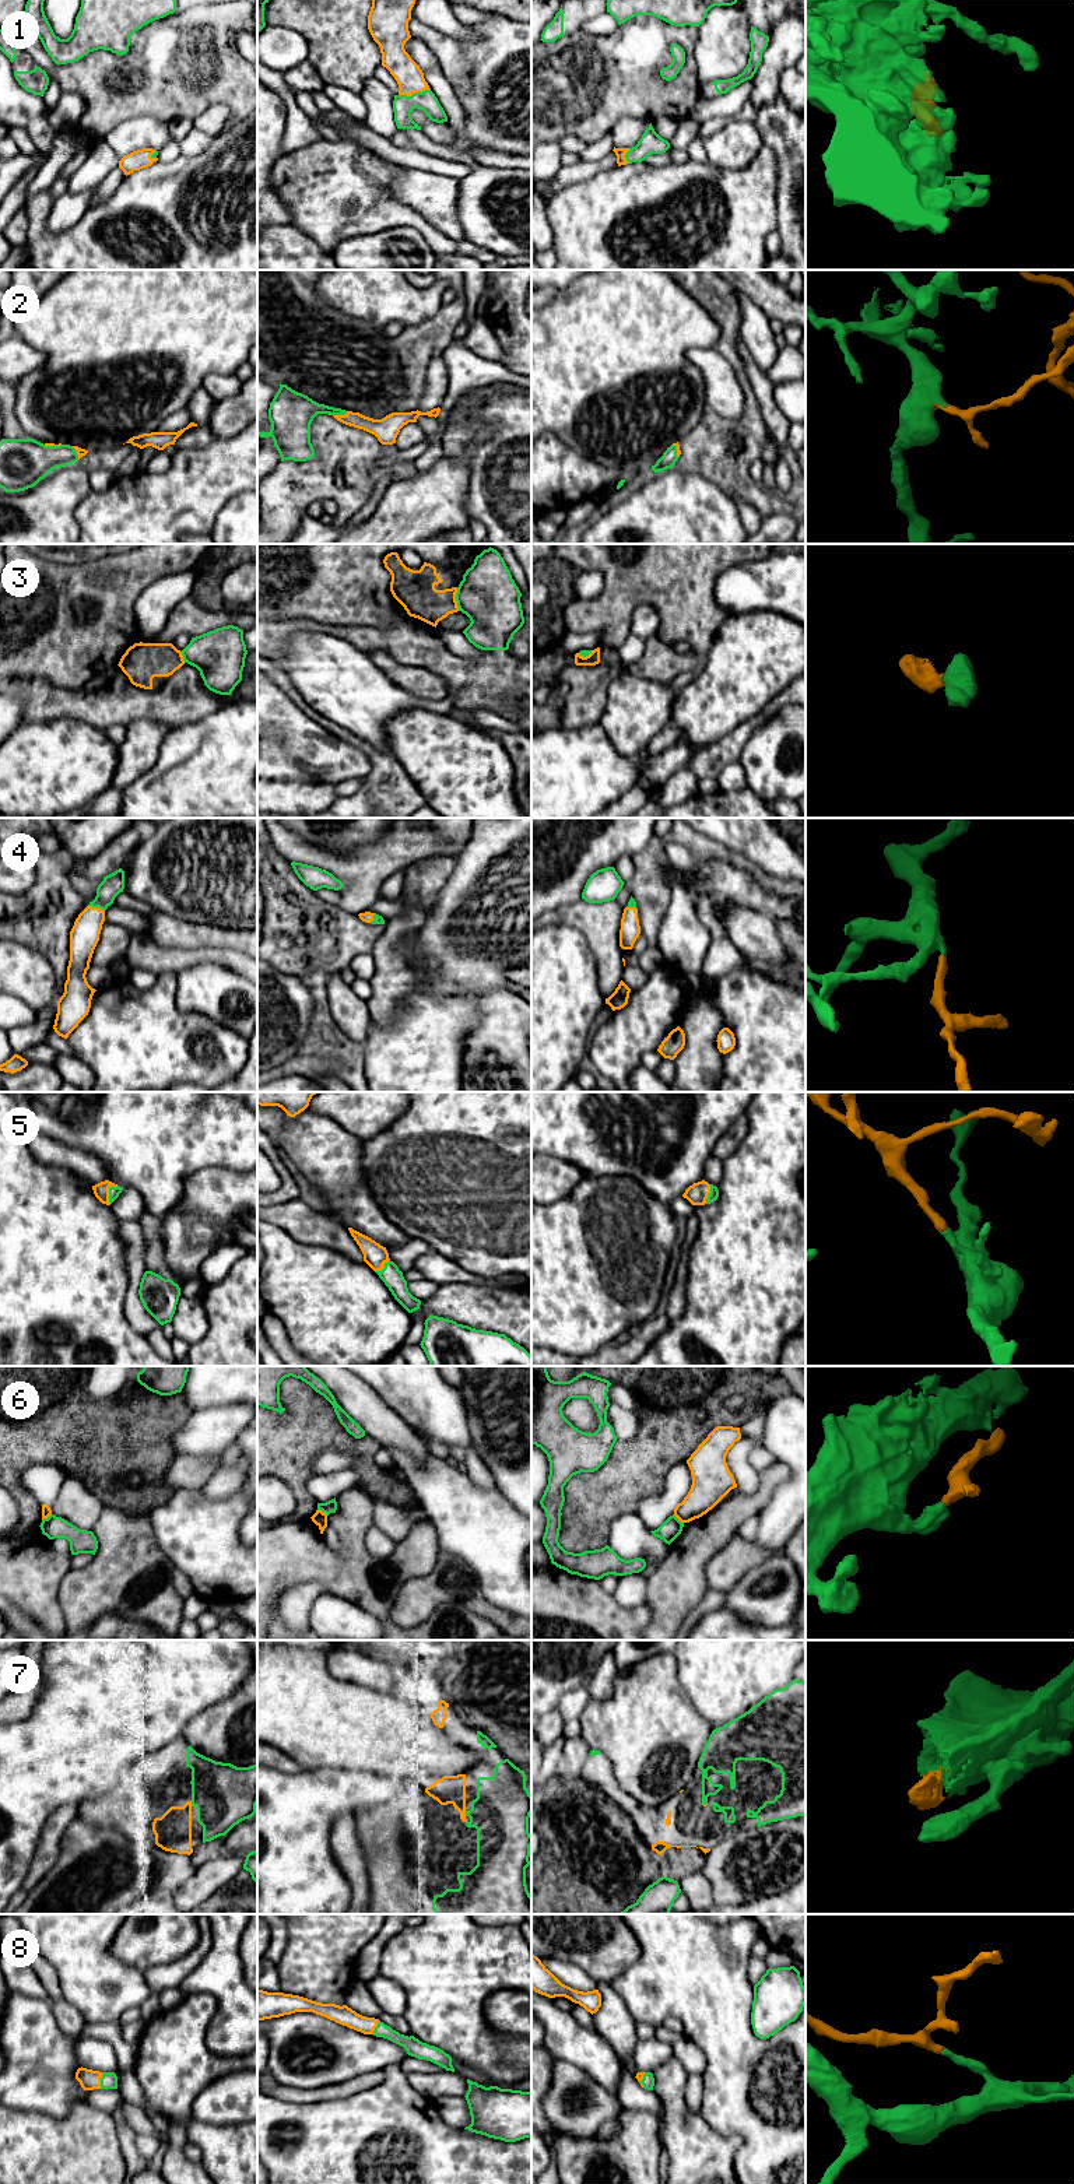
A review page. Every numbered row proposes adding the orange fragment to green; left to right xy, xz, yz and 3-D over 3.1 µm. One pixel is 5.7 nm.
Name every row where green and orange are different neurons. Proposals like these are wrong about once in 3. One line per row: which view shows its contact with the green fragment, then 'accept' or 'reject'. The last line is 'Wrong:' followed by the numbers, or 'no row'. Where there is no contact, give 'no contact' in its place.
1: xz | accept
2: xz | accept
3: xz | reject
4: xy | accept
5: xy | accept
6: xz | reject
7: xy | accept
8: xy | accept
Wrong: 3, 6

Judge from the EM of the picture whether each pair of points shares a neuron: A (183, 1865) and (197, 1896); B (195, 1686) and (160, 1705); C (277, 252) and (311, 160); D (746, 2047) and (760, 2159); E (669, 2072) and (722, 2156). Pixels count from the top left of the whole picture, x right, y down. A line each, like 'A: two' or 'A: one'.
A: two
B: one
C: two
D: one
E: one

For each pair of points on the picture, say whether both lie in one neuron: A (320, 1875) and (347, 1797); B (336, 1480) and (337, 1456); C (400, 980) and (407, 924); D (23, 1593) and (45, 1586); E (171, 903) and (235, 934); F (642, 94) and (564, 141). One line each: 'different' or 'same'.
A: same
B: different
C: same
D: same
E: different
F: different

